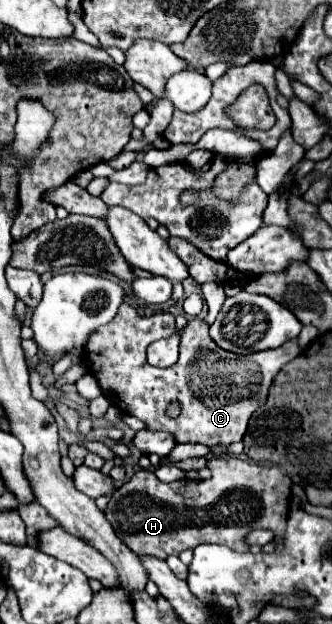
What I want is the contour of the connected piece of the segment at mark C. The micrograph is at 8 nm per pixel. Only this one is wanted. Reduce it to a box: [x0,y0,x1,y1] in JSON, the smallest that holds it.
[84,303,300,447]

